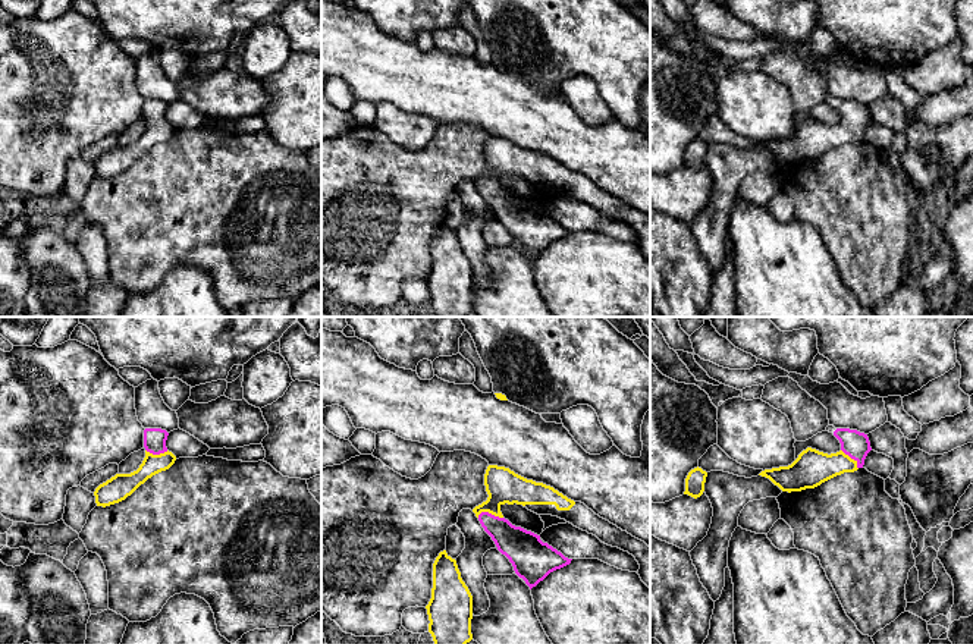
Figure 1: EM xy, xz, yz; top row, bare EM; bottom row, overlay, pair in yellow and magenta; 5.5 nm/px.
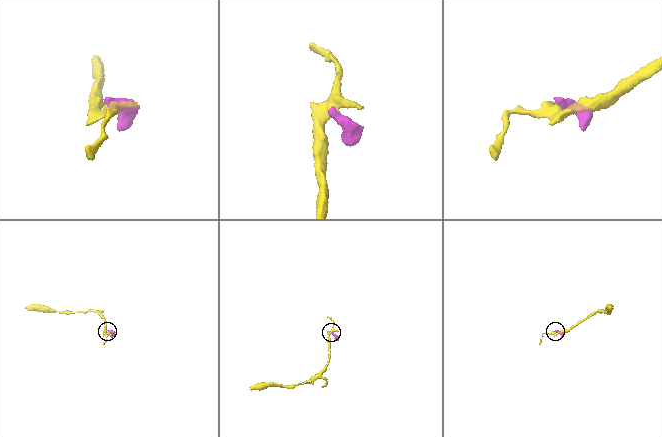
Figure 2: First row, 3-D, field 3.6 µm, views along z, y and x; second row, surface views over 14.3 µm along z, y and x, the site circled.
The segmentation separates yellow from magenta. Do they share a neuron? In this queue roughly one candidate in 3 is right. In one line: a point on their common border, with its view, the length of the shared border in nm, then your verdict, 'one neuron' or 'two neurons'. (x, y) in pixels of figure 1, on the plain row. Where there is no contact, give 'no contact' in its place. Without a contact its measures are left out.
xz (490, 184) | 140 nm | one neuron

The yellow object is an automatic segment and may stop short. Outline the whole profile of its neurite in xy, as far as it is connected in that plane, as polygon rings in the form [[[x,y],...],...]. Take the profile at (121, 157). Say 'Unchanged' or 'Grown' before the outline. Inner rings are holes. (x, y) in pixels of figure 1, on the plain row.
Grown. [[[145,100],[145,129],[142,135],[131,145],[116,145],[100,155],[94,163],[97,178],[106,179],[125,172],[148,150],[169,141],[175,135],[176,128],[166,119],[167,107],[166,101]]]

